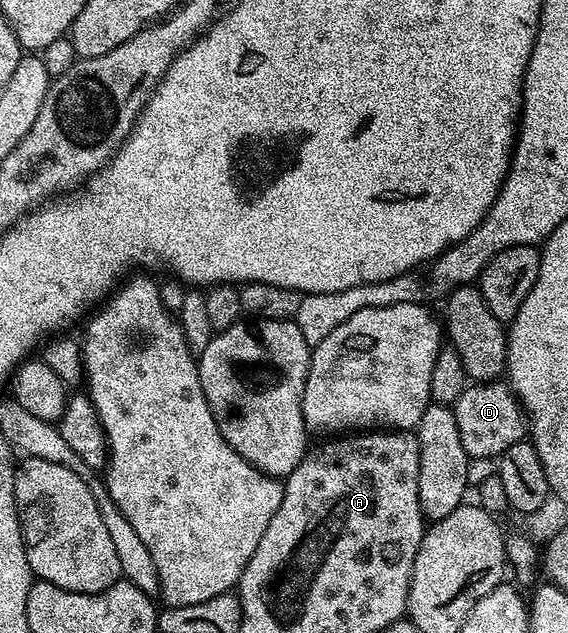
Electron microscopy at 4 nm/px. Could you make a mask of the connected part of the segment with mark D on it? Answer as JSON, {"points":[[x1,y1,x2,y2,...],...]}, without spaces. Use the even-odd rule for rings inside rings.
{"points":[[503,380,469,384,462,395,458,395,451,411,458,423,458,439,462,439,462,447,466,447,469,458,496,459,515,441,525,440,526,414]]}

